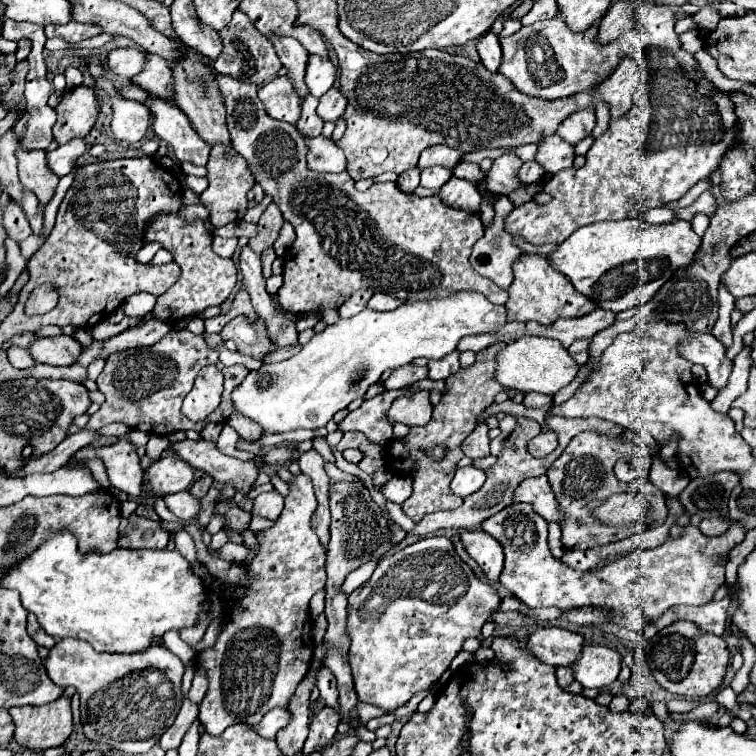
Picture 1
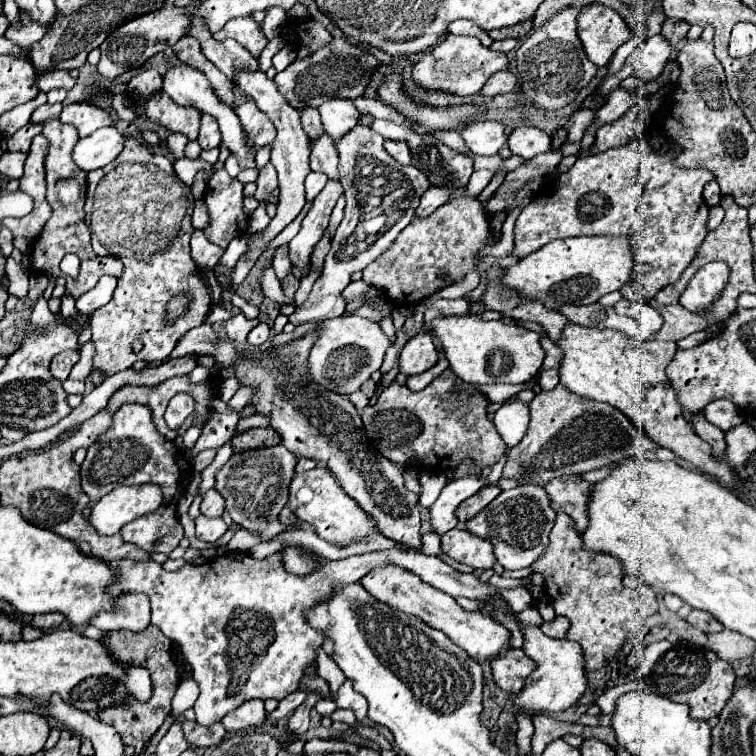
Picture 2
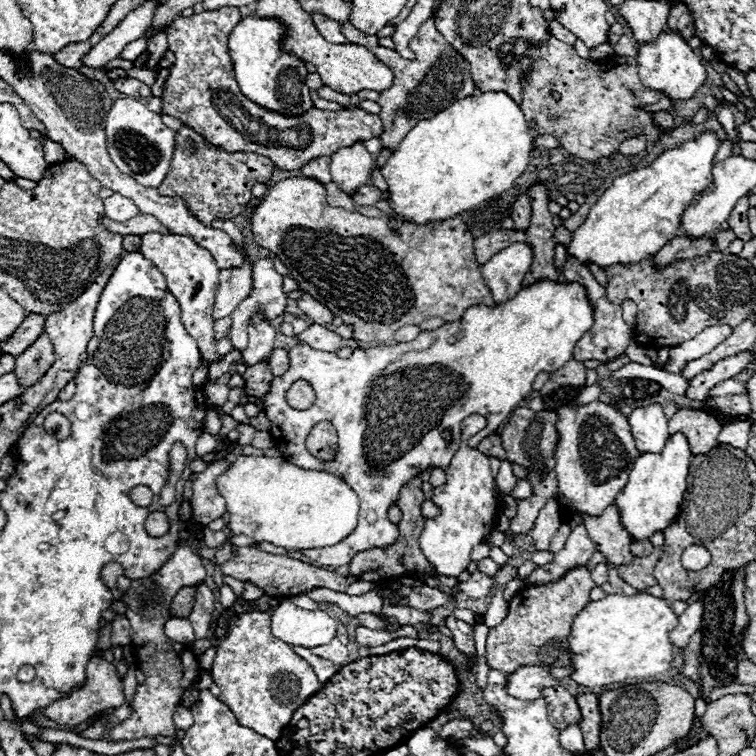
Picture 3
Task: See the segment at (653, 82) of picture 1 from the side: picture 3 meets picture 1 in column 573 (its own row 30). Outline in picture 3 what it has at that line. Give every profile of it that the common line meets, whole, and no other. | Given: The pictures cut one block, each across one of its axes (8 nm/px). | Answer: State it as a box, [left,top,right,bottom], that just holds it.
[162,8,382,170]

